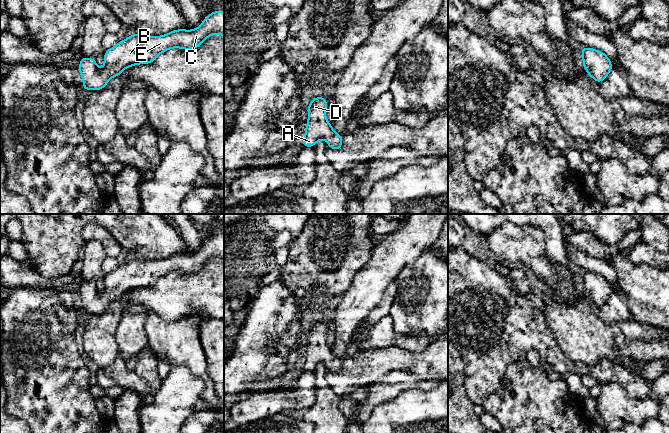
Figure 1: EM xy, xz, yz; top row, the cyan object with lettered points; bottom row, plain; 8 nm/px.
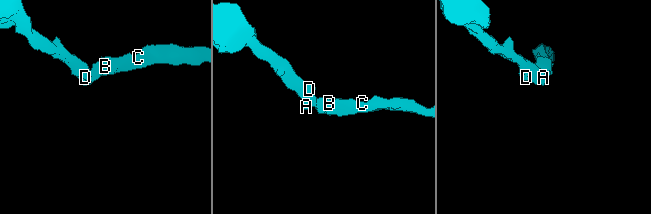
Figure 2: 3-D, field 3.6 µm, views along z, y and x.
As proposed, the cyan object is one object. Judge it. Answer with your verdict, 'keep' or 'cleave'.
keep

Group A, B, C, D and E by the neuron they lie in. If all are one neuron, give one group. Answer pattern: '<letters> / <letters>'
A B C D E

